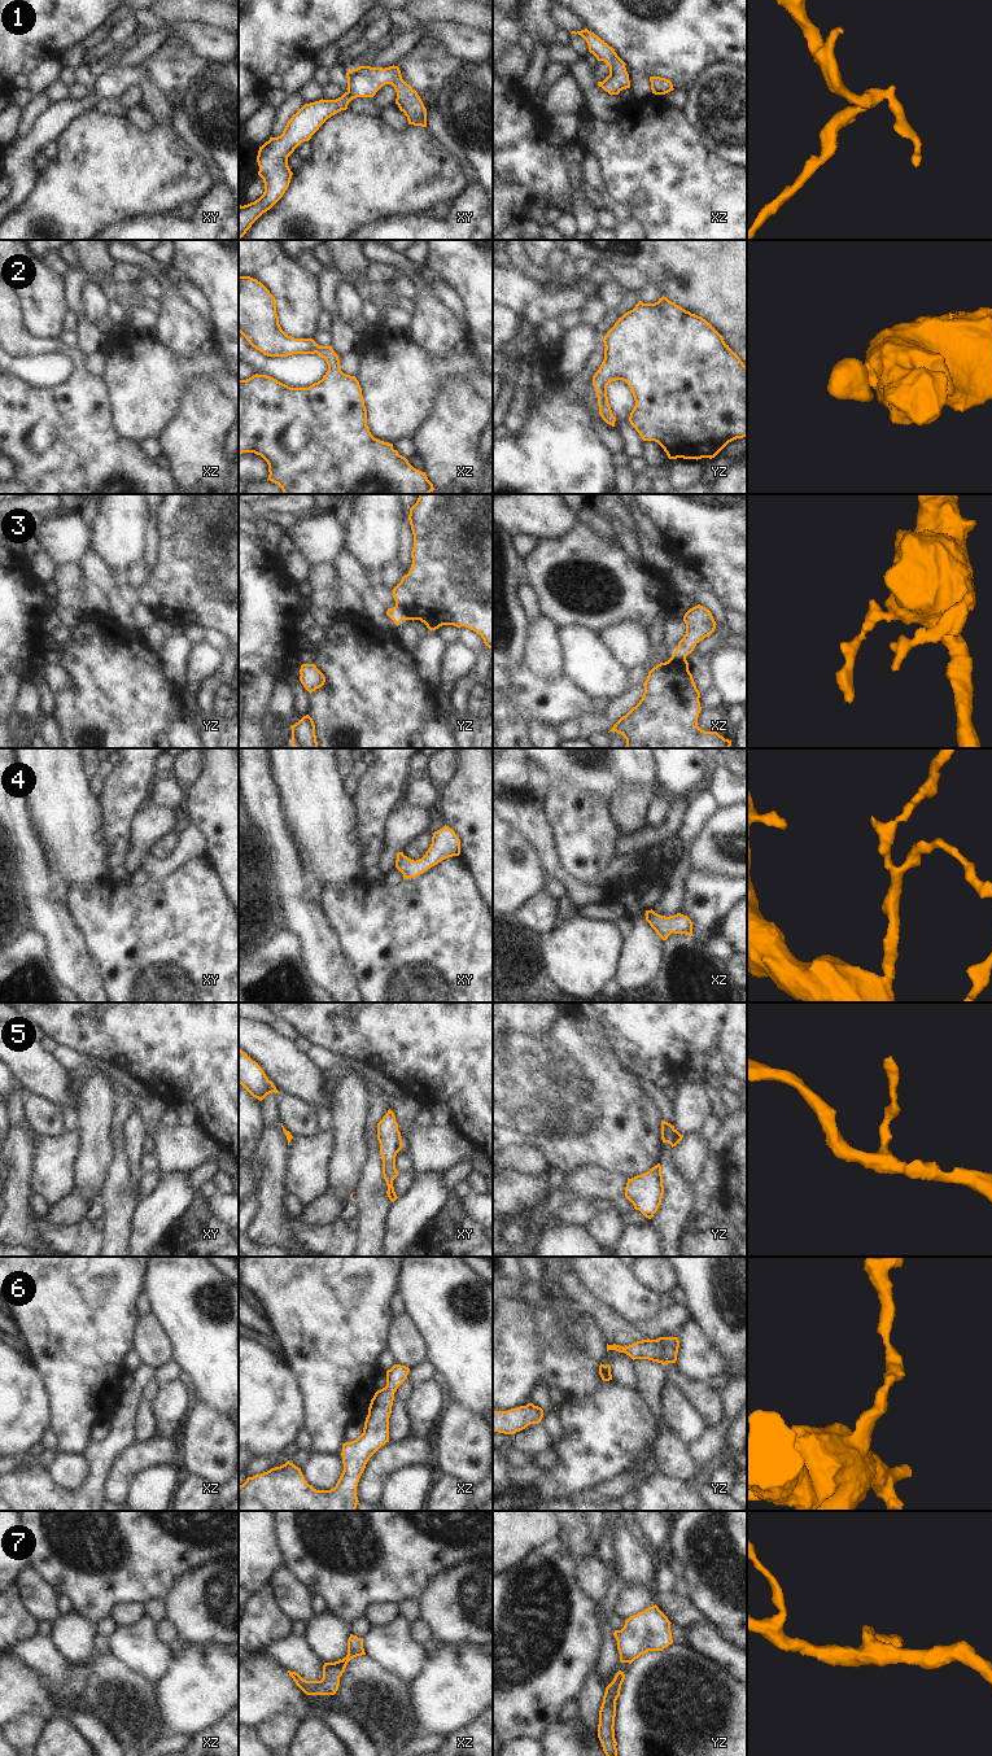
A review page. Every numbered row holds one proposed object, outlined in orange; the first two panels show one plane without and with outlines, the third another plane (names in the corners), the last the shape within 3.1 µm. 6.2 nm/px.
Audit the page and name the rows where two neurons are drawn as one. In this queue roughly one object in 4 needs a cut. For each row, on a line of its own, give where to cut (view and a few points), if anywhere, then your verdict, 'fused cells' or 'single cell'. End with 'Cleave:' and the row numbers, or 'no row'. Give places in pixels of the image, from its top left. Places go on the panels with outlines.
1: no cut; single cell
2: no cut; single cell
3: cut in yz along (396, 606), (402, 619); fused cells
4: no cut; single cell
5: no cut; single cell
6: no cut; single cell
7: no cut; single cell
Cleave: 3

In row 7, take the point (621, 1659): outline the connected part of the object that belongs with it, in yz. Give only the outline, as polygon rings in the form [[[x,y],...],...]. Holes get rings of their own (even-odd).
[[[655,1604],[625,1620],[621,1630],[615,1630],[621,1663],[632,1664],[648,1651],[663,1651],[673,1643],[670,1621]]]

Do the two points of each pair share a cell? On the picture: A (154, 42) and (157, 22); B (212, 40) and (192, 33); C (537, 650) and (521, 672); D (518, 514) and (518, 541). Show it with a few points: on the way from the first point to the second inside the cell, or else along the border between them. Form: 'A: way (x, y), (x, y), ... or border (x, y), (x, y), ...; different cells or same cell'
A: border (169, 29), (165, 27), (145, 34); different cells
B: way (206, 40), (197, 35); same cell
C: border (523, 658), (524, 663), (538, 676), (555, 676); different cells
D: border (512, 536), (528, 534), (538, 540); different cells

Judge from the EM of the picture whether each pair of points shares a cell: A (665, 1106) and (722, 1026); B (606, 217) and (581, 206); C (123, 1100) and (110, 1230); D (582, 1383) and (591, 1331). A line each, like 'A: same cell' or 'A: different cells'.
A: different cells
B: different cells
C: same cell
D: different cells

